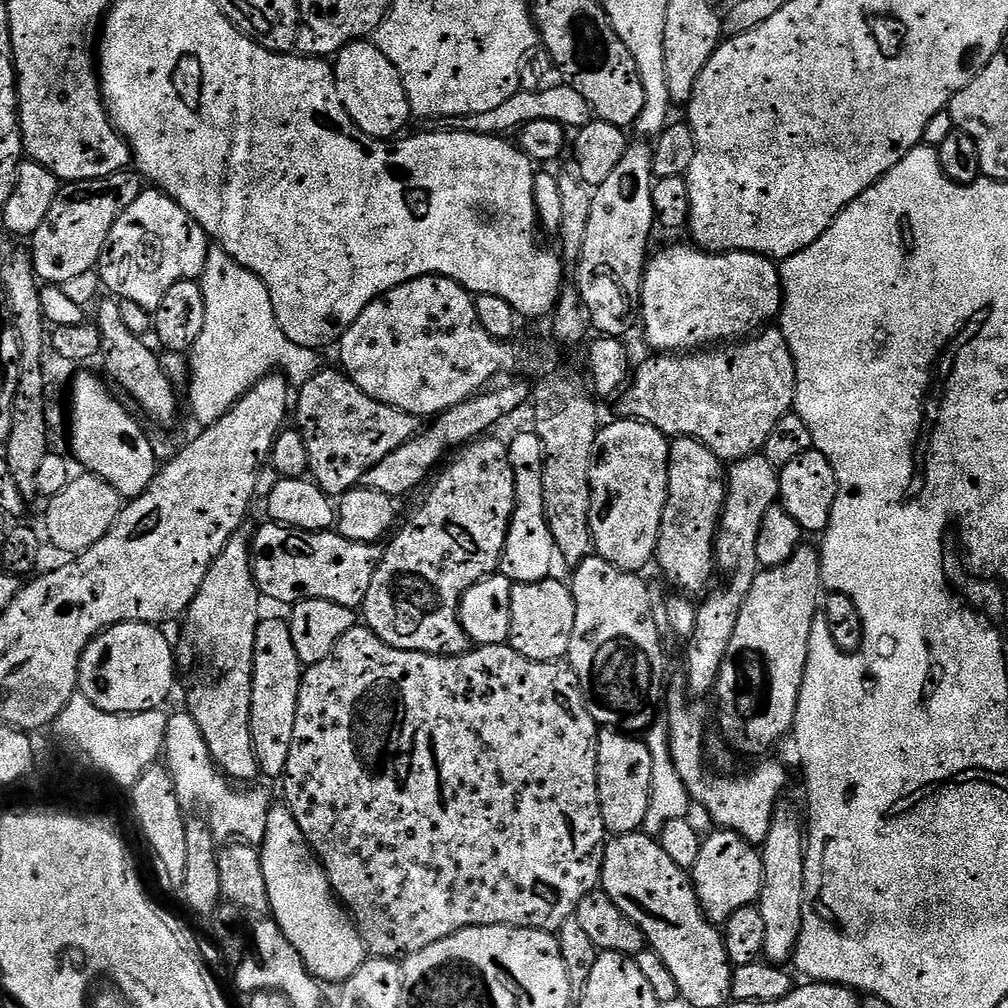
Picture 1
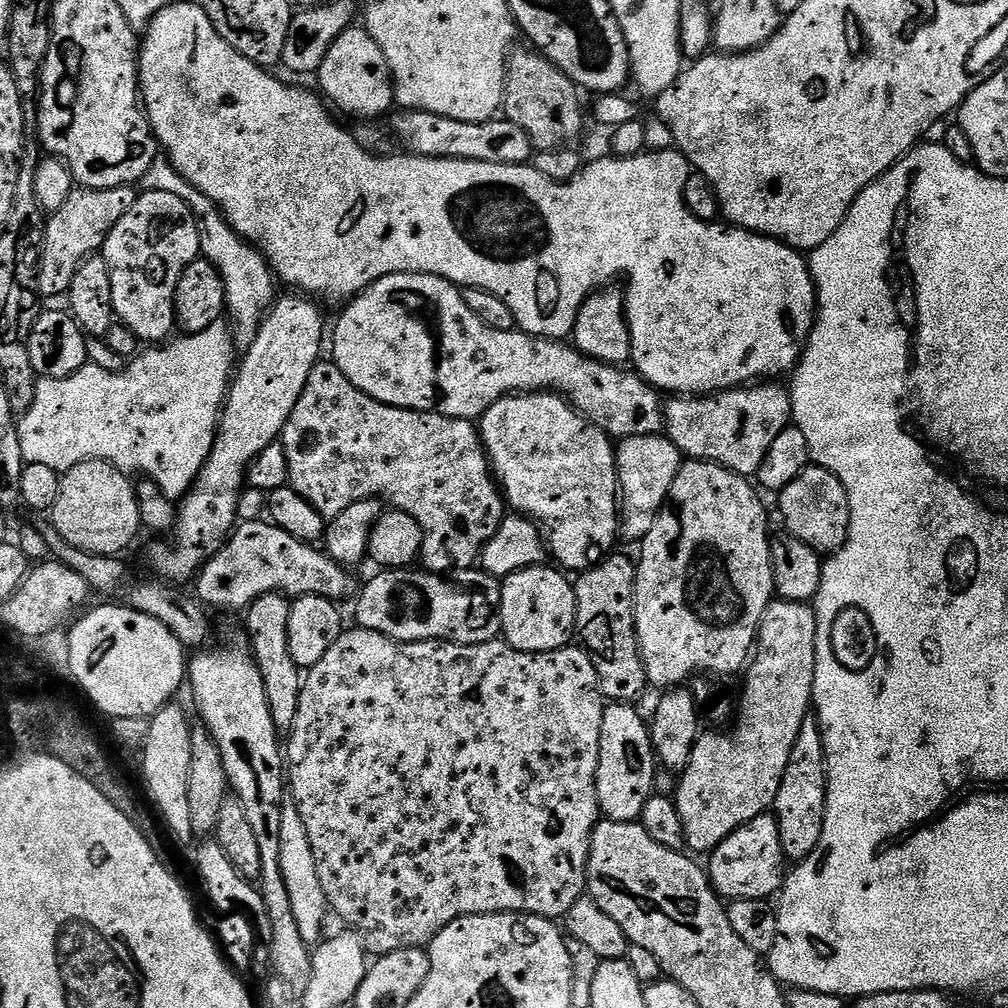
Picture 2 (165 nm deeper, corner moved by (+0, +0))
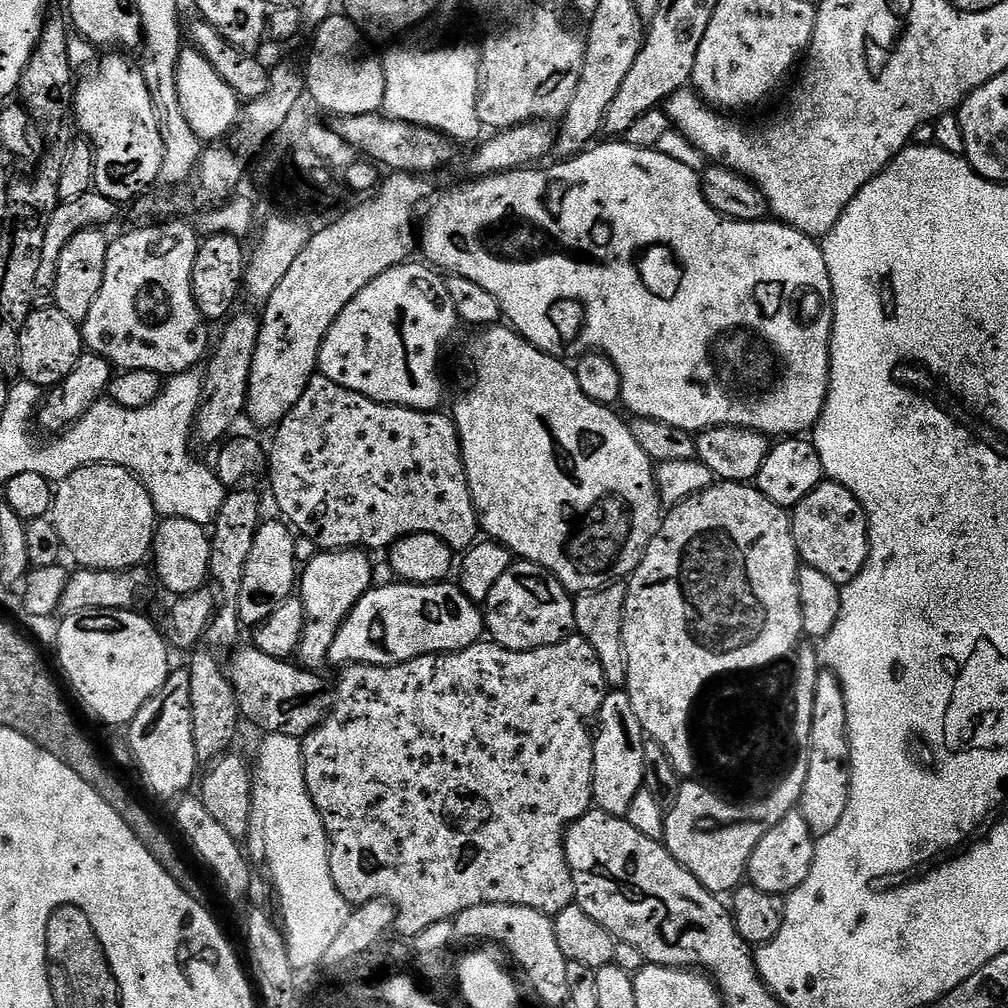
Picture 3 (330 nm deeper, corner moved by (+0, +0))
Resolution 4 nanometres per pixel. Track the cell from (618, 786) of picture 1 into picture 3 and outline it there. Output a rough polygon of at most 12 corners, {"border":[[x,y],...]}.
{"border":[[627,691],[605,695],[592,798],[624,818],[644,786],[646,737]]}

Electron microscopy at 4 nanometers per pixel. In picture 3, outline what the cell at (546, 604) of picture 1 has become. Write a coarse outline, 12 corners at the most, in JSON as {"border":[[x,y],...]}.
{"border":[[513,563],[482,611],[515,652],[574,628],[573,597],[538,564]]}

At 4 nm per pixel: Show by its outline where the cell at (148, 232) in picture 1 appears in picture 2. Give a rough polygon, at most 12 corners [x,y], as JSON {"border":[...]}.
{"border":[[141,191],[108,231],[115,319],[140,342],[176,328],[200,256],[178,194]]}

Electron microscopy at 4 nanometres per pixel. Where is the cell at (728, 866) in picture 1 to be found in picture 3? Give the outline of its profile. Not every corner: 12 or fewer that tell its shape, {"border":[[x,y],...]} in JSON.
{"border":[[799,810],[754,846],[747,883],[787,897],[810,874],[816,840]]}

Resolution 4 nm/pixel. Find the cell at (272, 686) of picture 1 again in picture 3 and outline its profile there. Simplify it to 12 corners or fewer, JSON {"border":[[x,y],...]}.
{"border":[[283,519],[257,528],[236,599],[259,625],[298,584],[297,537]]}

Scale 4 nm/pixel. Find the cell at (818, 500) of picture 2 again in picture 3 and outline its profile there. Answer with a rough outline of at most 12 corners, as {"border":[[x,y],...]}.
{"border":[[823,479],[791,509],[796,553],[836,585],[868,557],[868,516]]}

